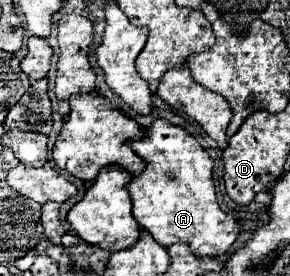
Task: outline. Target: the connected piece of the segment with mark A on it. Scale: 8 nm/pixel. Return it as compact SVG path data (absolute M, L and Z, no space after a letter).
M156 119L142 141L132 141L130 147L146 161L142 175L128 183L132 197L132 215L162 247L174 243L190 245L196 257L220 257L228 253L236 241L238 221L226 215L218 201L212 181L212 157L200 143L182 127Z

